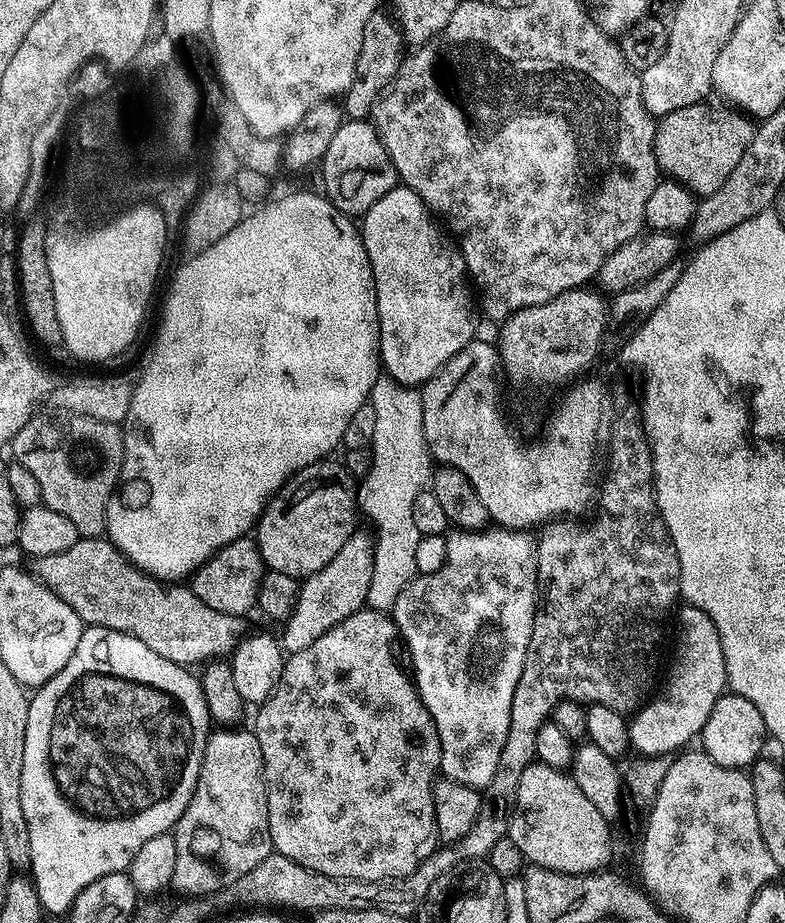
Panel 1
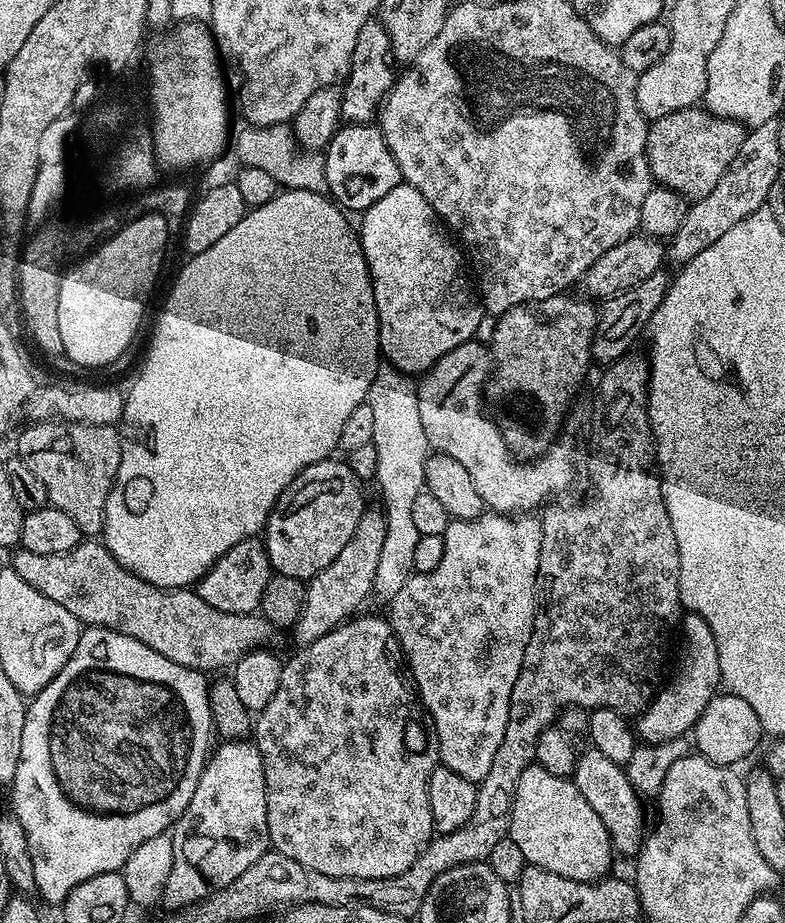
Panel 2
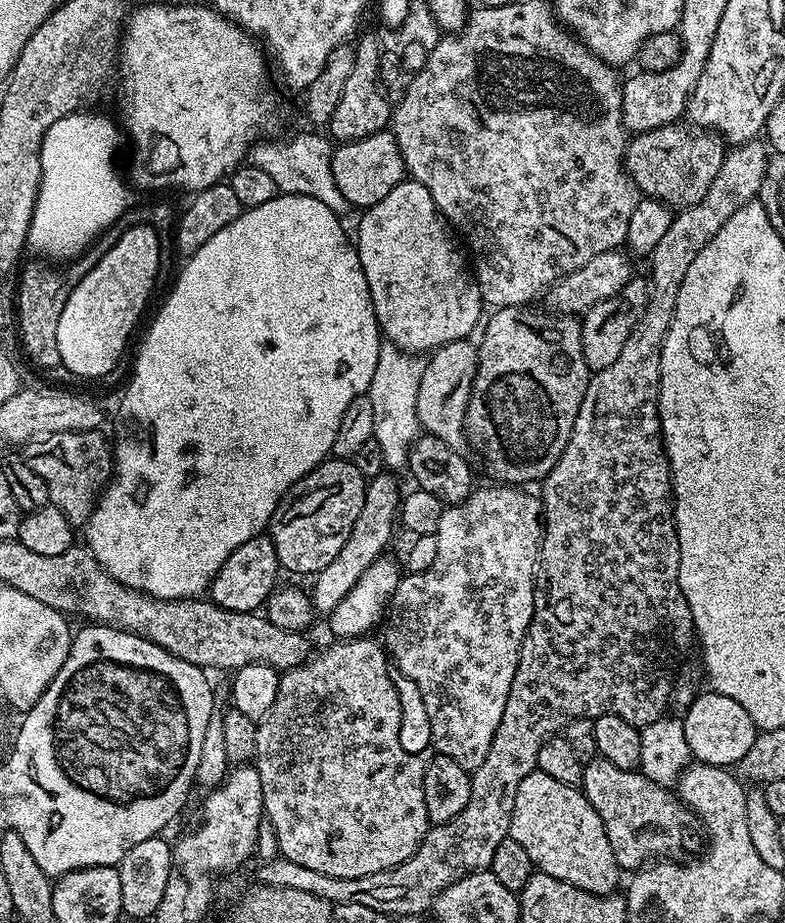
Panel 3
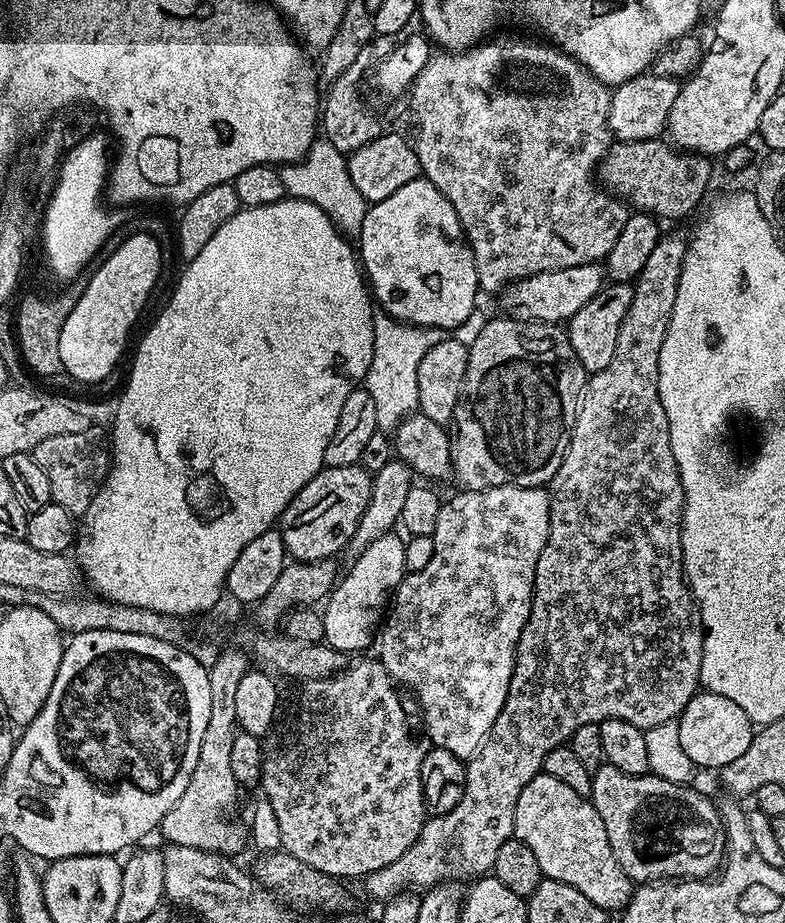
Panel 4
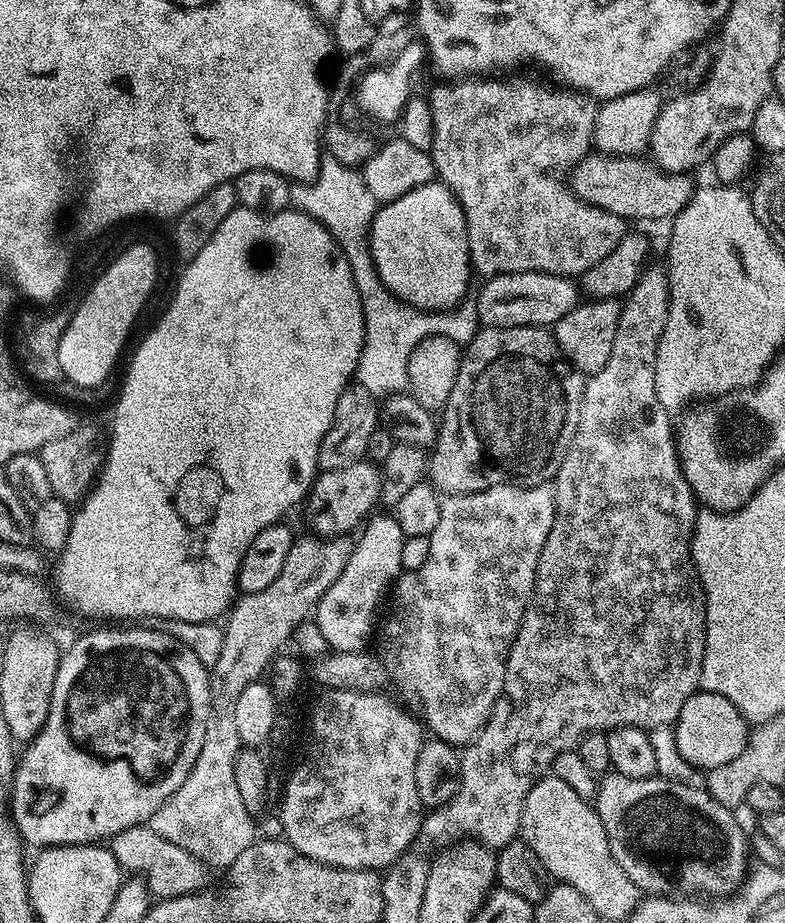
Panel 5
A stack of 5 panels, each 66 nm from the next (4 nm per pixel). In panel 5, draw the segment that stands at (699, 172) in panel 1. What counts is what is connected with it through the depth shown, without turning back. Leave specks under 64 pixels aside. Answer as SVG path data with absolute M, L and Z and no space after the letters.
M589 154L567 173L568 187L579 200L598 206L610 214L618 214L625 222L632 220L671 221L690 202L694 191L693 177L682 172L663 172L651 159L639 156L605 156Z

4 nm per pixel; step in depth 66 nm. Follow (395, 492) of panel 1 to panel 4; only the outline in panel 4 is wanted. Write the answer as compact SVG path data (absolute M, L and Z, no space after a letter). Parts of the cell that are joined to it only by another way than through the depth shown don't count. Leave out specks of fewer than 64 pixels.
M387 314L374 315L374 358L370 362L370 370L364 376L363 387L368 389L370 398L374 398L374 410L378 410L377 429L381 432L391 433L397 426L407 418L413 415L418 408L418 362L422 362L422 358L426 356L426 350L430 350L438 342L442 342L446 338L445 329L442 328L422 328L415 324L410 324L402 320L395 320L394 317Z

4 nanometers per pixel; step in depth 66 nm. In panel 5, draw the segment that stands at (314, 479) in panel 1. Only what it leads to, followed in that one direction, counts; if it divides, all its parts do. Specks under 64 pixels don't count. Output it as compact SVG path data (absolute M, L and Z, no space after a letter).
M361 458L333 472L321 471L306 497L307 504L308 520L313 528L311 531L317 537L335 538L348 536L352 531L355 533L365 523L366 518L373 515L372 507L380 504L380 469Z

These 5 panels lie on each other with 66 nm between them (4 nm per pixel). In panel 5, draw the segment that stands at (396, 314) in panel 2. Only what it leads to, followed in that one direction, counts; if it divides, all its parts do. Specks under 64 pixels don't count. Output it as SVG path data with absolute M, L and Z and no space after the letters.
M439 182L423 184L410 190L410 194L402 194L402 198L381 203L368 228L368 248L372 252L378 278L389 292L421 310L438 312L455 309L468 292L468 279L474 276L472 259L468 253L464 211L455 194Z

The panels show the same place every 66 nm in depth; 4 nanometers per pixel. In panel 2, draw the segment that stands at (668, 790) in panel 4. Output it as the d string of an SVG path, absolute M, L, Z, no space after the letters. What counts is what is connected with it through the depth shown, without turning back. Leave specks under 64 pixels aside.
M589 747L576 757L576 775L574 782L578 790L582 790L582 798L590 802L590 806L602 818L602 826L606 826L608 837L612 839L613 849L629 858L635 857L644 843L646 827L644 828L644 808L640 805L642 796L636 791L629 780L629 773L621 765L610 762L598 750Z

